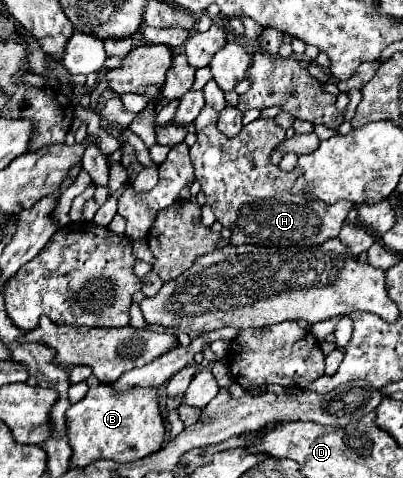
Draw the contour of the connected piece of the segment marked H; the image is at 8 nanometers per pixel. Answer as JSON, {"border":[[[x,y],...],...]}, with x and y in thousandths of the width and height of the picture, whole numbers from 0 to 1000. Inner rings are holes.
{"border":[[[509,220],[479,257],[489,266],[489,299],[469,312],[469,320],[474,320],[474,341],[484,349],[484,374],[499,383],[499,395],[538,462],[553,475],[573,479],[578,513],[628,508],[628,513],[672,513],[672,517],[762,517],[841,492],[841,479],[871,437],[871,425],[836,421],[831,429],[782,429],[782,421],[762,416],[757,408],[722,404],[747,358],[739,349],[717,360],[702,358],[697,349],[672,341],[677,308],[707,287],[707,274],[692,262],[682,262],[677,249],[628,253],[608,262],[593,274],[593,282],[578,291],[553,287],[553,278],[538,270],[538,232],[524,228],[524,220]]]}

